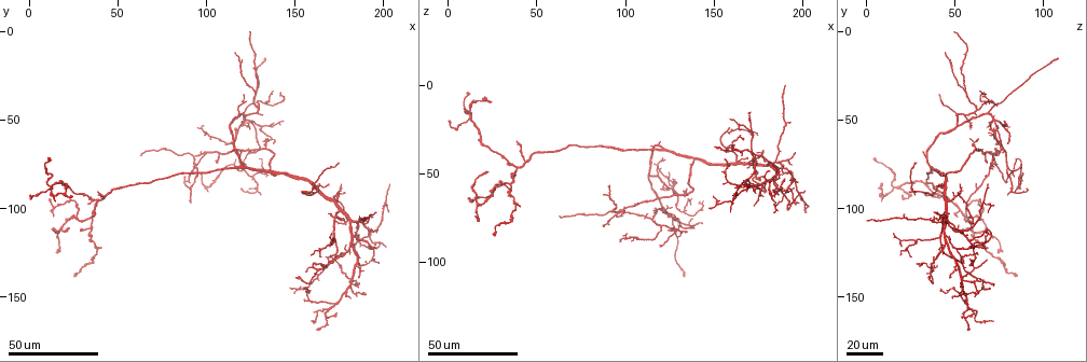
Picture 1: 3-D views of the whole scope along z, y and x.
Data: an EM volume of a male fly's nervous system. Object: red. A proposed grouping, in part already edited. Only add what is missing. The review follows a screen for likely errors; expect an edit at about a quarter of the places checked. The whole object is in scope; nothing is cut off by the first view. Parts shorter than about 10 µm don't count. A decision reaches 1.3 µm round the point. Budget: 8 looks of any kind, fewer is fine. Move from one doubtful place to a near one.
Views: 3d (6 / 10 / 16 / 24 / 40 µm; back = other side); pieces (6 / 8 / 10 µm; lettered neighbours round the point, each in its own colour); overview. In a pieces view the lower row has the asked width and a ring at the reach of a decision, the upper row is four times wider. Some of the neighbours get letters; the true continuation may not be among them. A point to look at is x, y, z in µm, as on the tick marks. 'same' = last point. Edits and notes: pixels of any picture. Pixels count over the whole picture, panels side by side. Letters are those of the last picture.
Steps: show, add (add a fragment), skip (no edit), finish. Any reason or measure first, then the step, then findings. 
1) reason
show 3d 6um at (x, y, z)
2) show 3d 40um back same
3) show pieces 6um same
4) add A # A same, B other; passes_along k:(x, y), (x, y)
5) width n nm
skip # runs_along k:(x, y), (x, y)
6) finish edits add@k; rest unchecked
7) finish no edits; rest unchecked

branch stops here
show 3d 24um at (41, 122, 67)

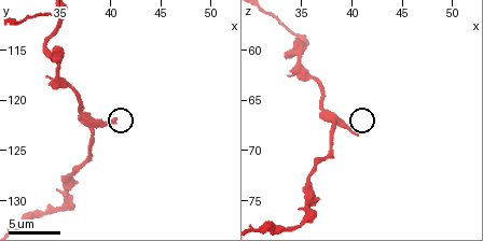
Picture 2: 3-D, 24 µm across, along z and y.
show pieces 10um at (40.2, 121.6, 68.0)

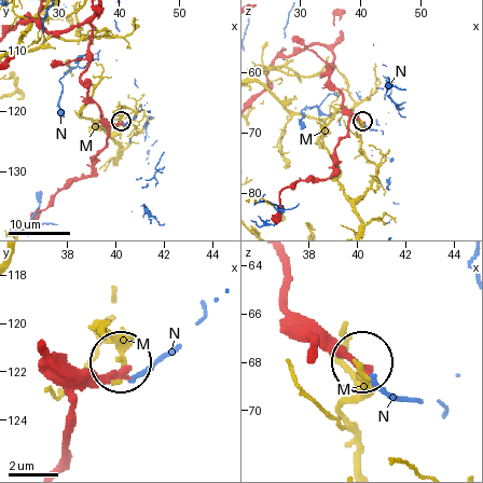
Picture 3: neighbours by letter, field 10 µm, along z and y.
skip # M other, N other; runs_along 3:(281, 262), (288, 305), (359, 366); no lettered fragment goes on from it

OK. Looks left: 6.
an open end
show 3d 40um at (34, 96, 44)

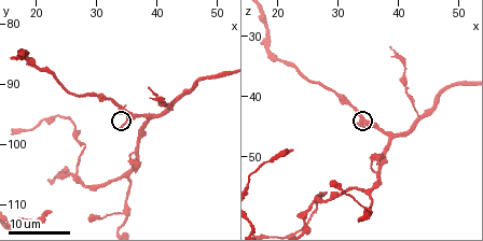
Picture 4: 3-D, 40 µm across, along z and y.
what lies round it
show pieces 10um at (33.5, 97.5, 45.0)

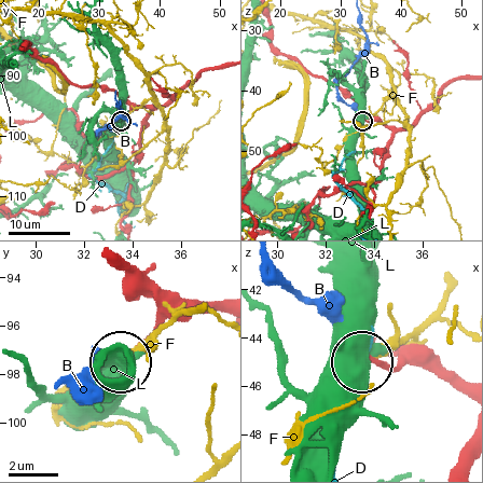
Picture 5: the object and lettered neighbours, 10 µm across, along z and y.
width 240 nm
add B # B same, D other, F other, L other; it goes on there

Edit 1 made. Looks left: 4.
redraw
show overview

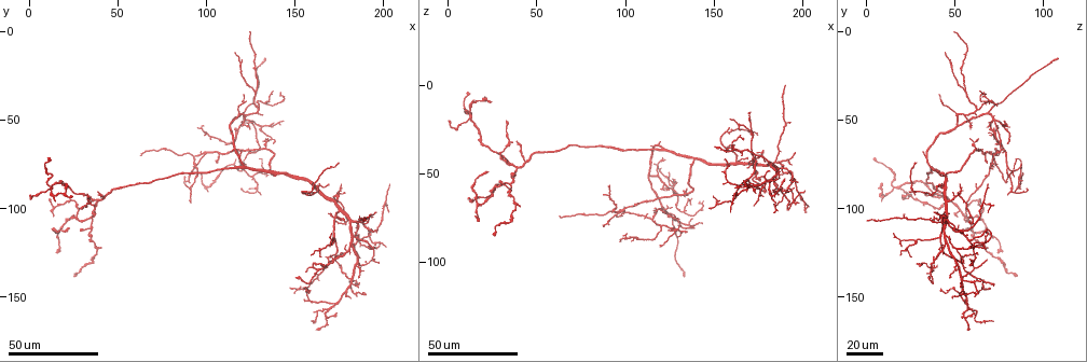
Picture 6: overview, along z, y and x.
thin end
show 3d 40um at (190, 107, 1)

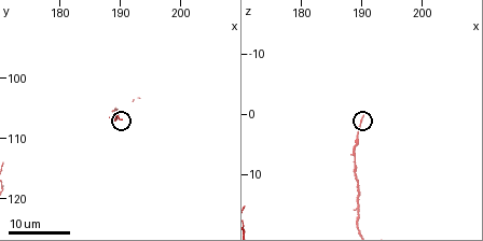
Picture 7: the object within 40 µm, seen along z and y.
show 3d 10um at (190.0, 107.0, 0.5)

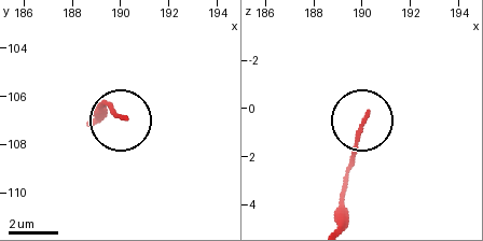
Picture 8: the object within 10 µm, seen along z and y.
show pieces 6um at (190.2, 106.9, 0.3)

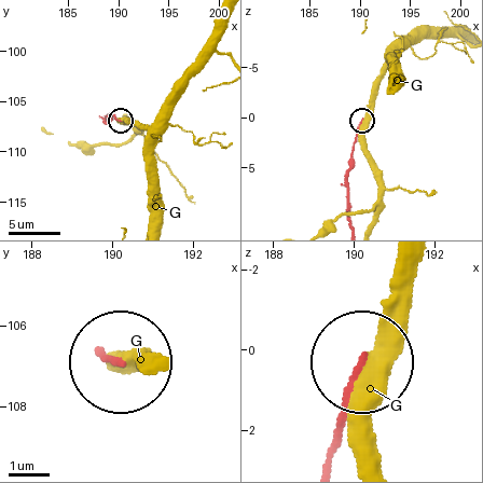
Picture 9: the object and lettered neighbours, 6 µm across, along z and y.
skip # G other; none of them fits

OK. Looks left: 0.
finish edits add@5; rest unchecked

